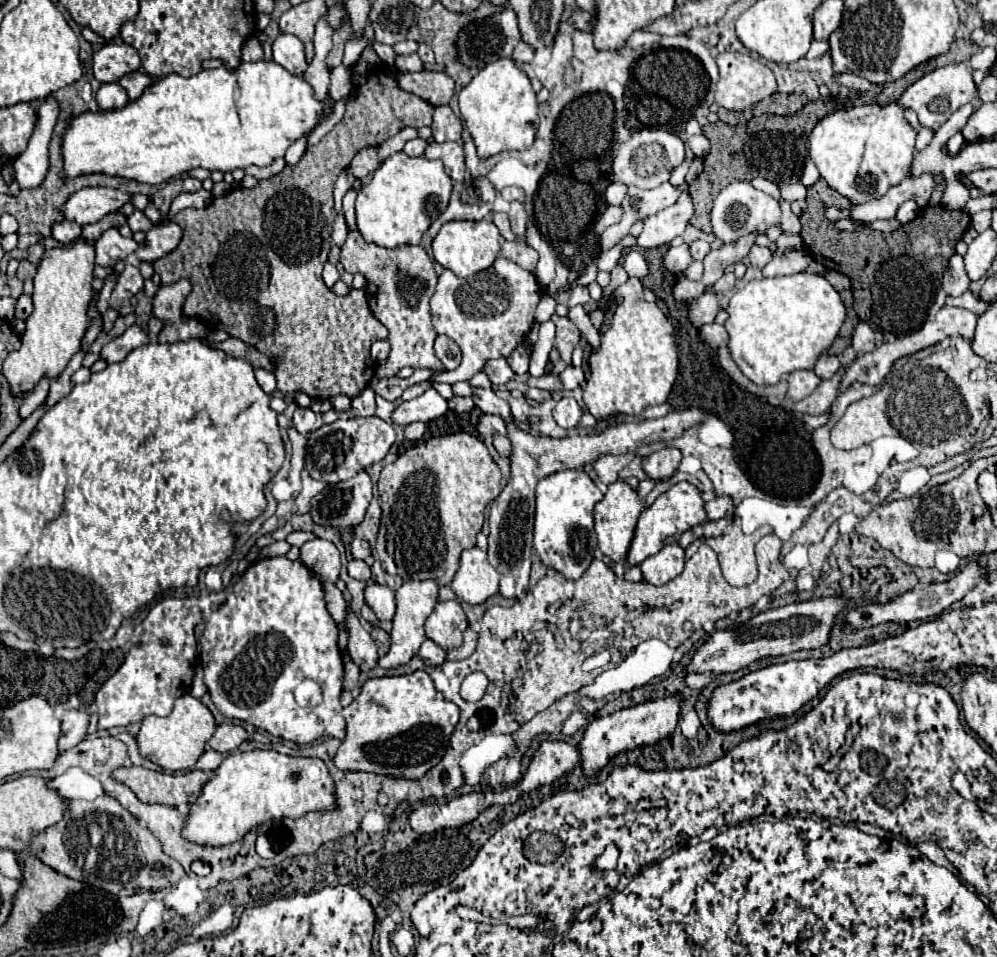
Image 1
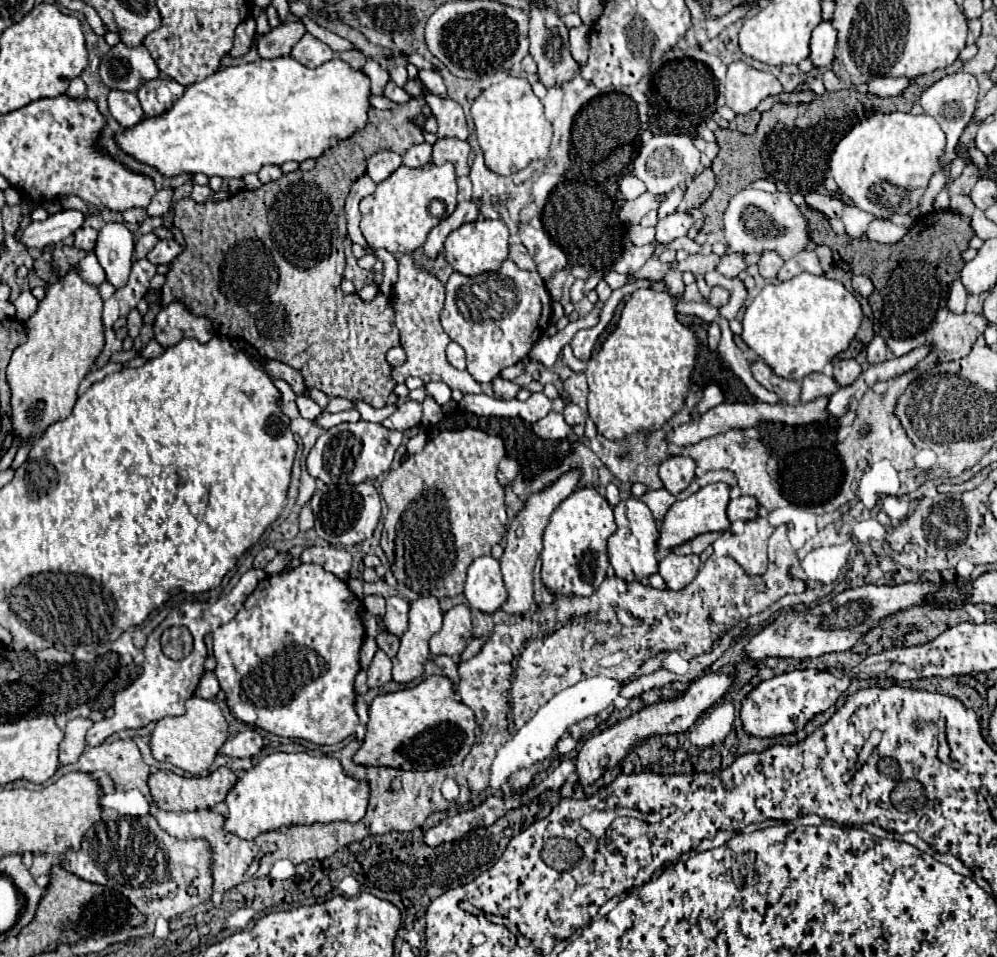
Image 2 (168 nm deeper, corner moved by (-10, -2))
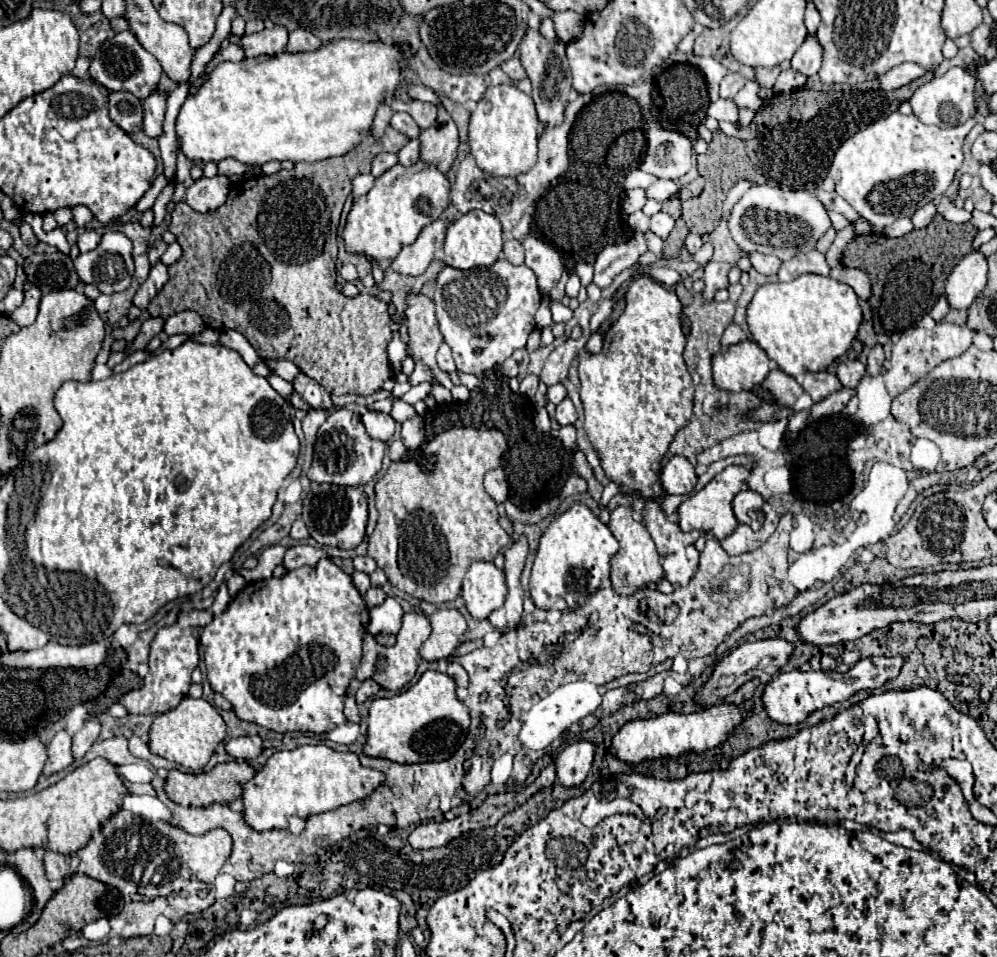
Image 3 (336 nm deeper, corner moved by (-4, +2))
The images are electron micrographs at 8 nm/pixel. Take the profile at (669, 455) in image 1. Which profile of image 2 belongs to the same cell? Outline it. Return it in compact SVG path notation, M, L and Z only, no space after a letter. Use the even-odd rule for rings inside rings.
M670 456L660 466L660 480L668 492L678 494L690 486L694 480L694 470L696 464L690 456Z

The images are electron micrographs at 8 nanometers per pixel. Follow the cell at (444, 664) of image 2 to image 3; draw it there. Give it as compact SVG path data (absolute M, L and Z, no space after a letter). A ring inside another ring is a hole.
M448 662L448 670L446 670L446 674L456 682L458 688L466 688L466 686L468 686L468 674L466 674L466 670L464 670L460 664L456 664L456 662Z

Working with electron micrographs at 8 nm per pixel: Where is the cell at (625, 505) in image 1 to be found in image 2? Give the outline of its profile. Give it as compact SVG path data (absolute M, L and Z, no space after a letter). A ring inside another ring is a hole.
M630 496L628 500L622 500L614 508L616 518L616 534L608 540L608 558L610 566L614 568L616 576L624 582L634 582L640 578L648 578L658 572L658 560L656 560L656 548L658 548L658 530L652 512L644 502Z

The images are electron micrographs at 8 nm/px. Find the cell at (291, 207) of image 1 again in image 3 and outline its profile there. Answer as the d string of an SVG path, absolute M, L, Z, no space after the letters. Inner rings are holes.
M388 126L382 138L374 138L370 132L352 152L346 152L344 156L326 158L320 162L298 162L294 170L280 170L272 176L254 176L250 180L236 182L230 188L228 200L216 212L200 214L188 208L186 202L178 202L172 210L172 222L168 230L176 236L184 254L176 264L168 266L170 280L150 302L150 316L168 318L182 310L194 310L202 316L208 328L238 330L244 334L262 358L294 362L300 372L316 380L330 394L372 396L378 392L392 376L386 352L386 346L392 340L388 326L388 304L380 302L372 294L348 298L338 292L336 230L342 206L352 190L352 178L370 172L374 156L382 152L400 152L408 140L410 138L406 134ZM200 296L204 296L202 300L206 302L218 300L212 304L216 308L204 312L204 308L200 308ZM228 304L234 304L236 312L228 312ZM212 314L218 316L212 318Z

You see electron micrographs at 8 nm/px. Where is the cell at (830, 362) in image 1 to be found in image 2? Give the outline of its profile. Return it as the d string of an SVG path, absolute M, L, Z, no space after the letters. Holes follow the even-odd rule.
M840 360L834 364L834 380L840 386L850 386L860 374L862 374L862 368L856 360Z

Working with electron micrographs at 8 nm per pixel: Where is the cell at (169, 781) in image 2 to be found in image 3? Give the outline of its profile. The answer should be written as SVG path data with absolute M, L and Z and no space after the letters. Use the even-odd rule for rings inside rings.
M224 762L216 764L210 772L200 772L200 774L184 774L180 770L170 770L168 778L164 782L164 790L168 798L180 806L208 806L208 804L226 804L232 812L243 812L241 799L236 799L242 794L242 784L248 782L254 776L254 768L246 762ZM230 800L234 800L230 802ZM230 802L230 803L228 803Z

